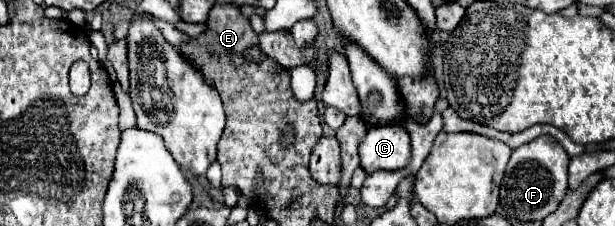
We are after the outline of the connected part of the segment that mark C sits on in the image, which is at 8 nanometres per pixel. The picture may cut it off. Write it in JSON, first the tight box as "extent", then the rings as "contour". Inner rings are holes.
{"extent":[361,124,411,174],"contour":[[[401,124],[371,126],[361,140],[361,168],[371,174],[375,170],[401,170],[411,162],[411,138]]]}

